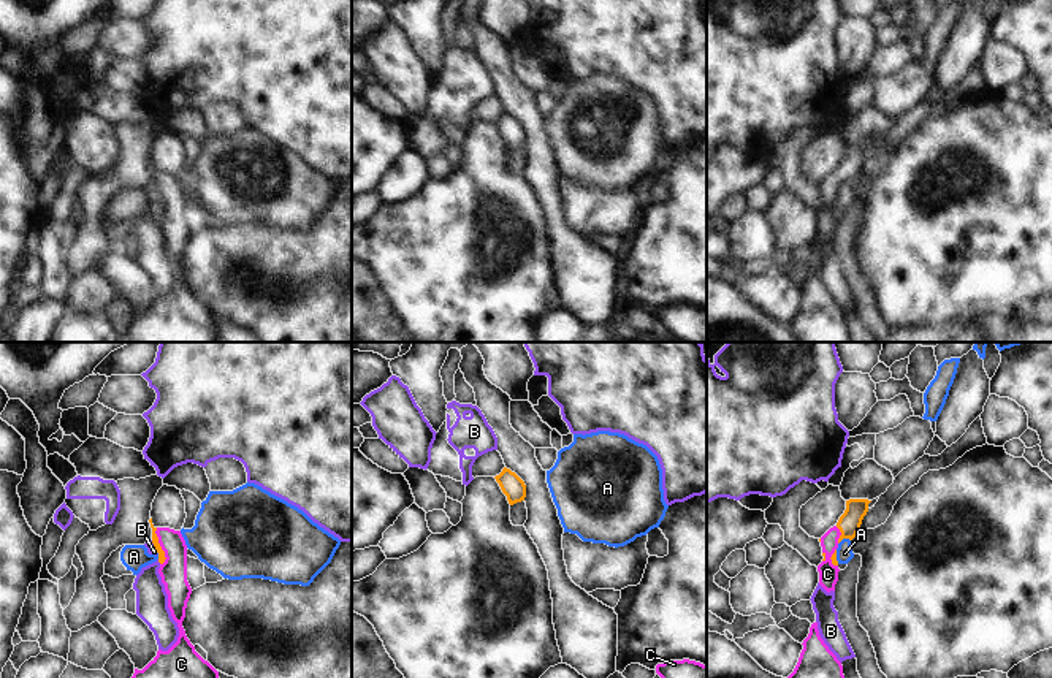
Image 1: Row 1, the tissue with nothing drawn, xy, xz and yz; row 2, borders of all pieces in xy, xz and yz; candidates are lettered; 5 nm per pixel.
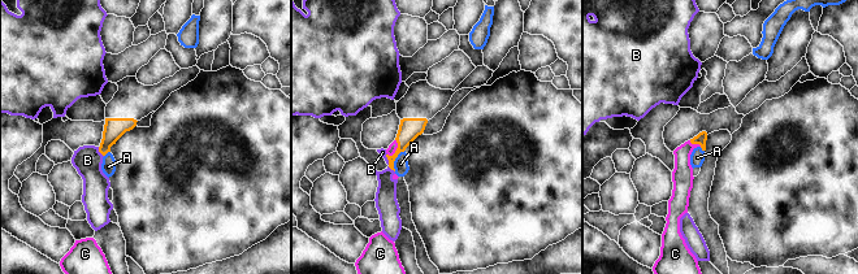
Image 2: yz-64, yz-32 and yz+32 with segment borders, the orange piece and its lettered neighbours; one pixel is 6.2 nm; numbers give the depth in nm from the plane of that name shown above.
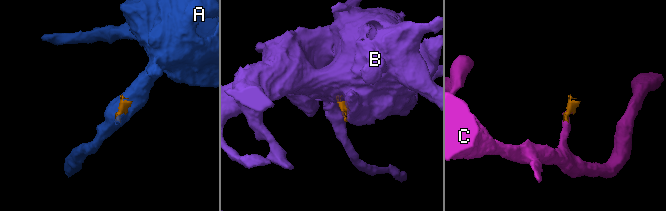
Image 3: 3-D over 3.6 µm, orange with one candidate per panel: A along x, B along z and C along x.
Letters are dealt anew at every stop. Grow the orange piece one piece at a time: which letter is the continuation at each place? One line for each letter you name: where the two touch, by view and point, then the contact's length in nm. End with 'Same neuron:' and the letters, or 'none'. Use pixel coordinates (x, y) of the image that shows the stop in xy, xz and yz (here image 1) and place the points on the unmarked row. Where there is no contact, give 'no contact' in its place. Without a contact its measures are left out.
C: contact xy (160, 192); length 190 nm
Same neuron: C

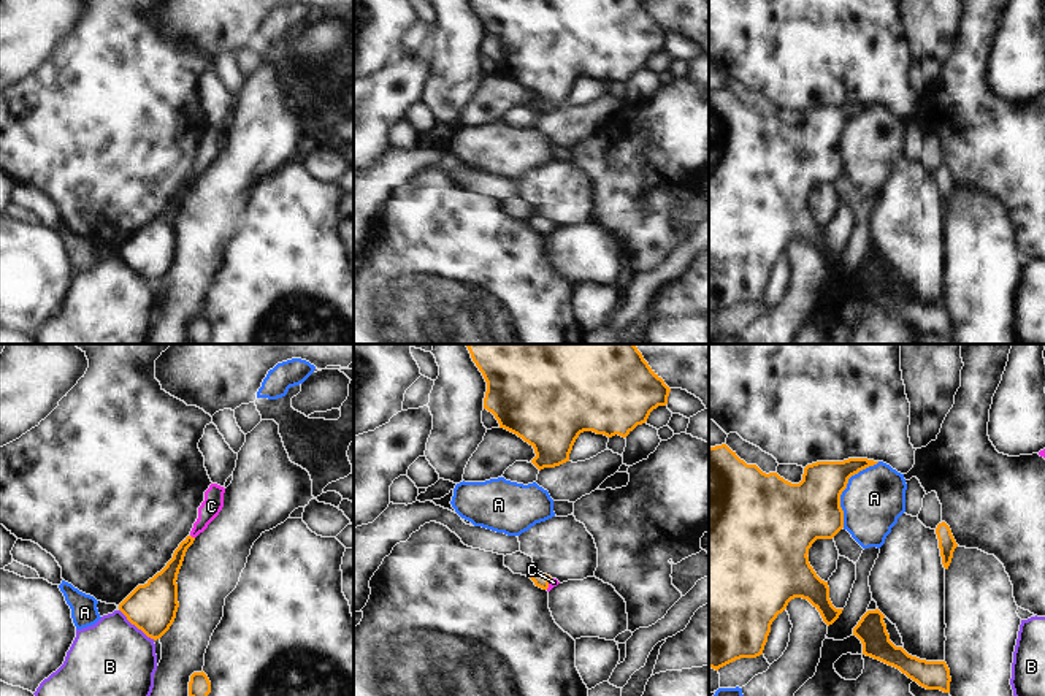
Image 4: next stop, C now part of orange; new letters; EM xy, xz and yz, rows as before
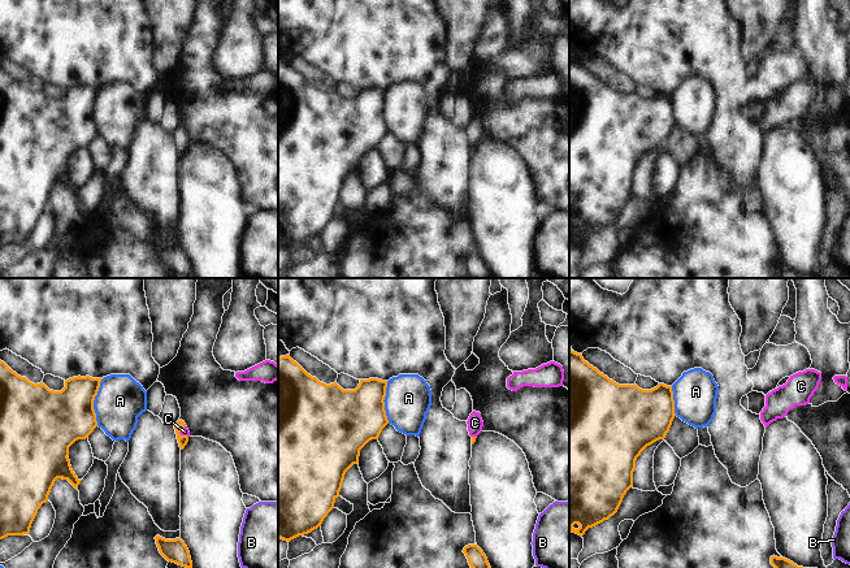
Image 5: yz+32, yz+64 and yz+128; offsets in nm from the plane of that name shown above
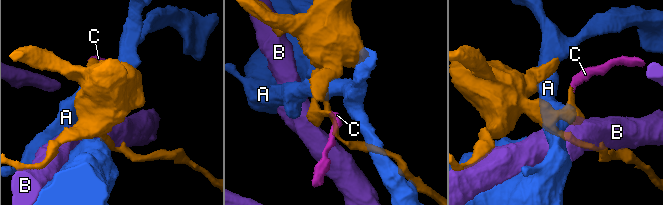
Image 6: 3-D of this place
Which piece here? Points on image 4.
C: contact xy (191, 181); length 30 nm
Same neuron: C

